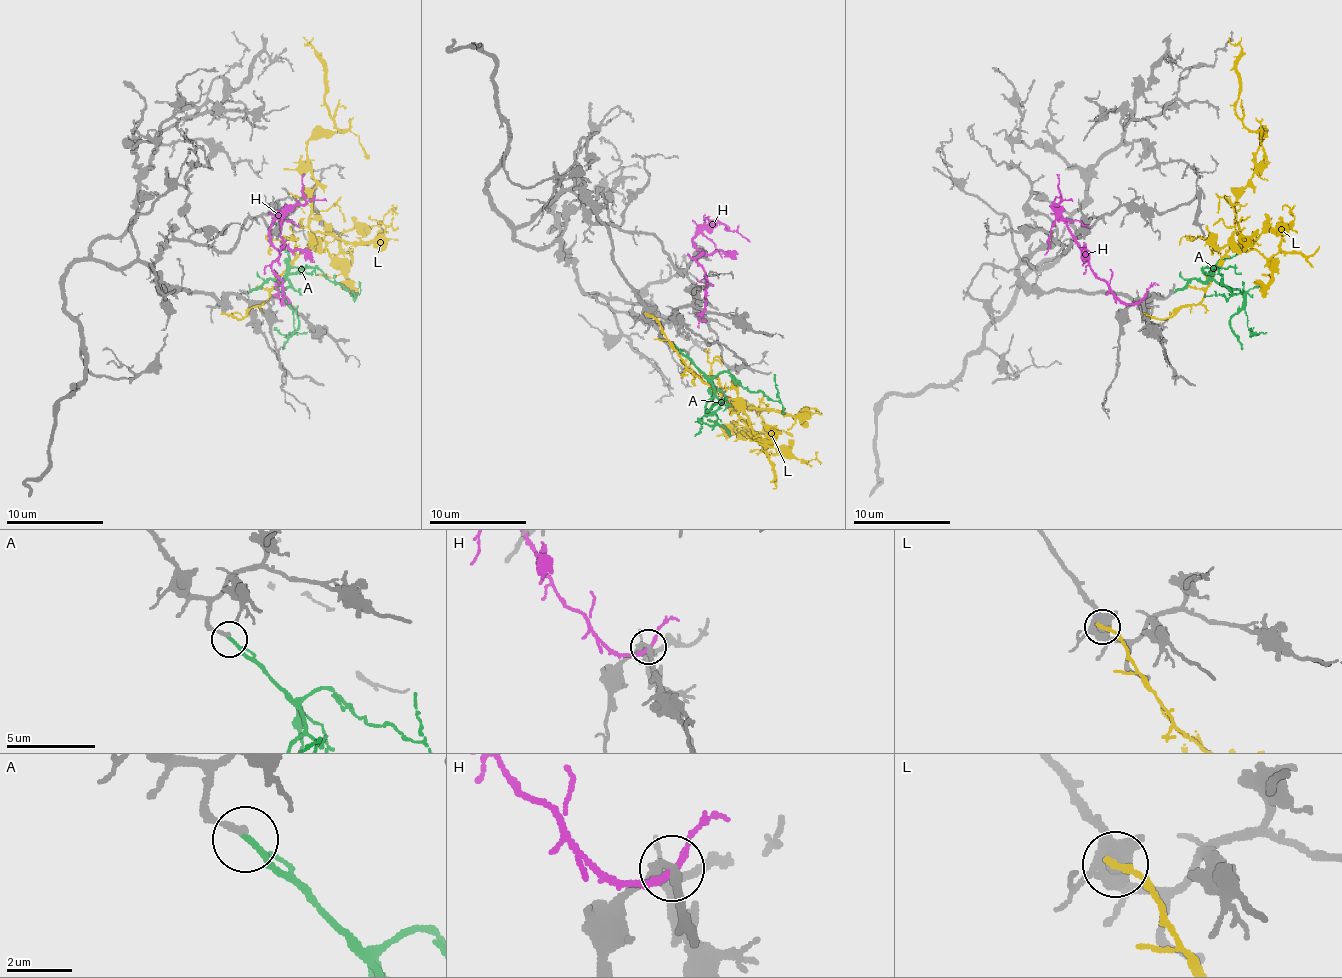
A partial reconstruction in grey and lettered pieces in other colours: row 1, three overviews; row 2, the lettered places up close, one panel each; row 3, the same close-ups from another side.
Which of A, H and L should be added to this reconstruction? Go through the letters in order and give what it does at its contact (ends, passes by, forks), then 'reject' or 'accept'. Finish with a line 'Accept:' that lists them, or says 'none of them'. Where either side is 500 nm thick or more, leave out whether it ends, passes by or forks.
A: it ends; accept
H: it passes by; reject
L: it ends; reject
Accept: A

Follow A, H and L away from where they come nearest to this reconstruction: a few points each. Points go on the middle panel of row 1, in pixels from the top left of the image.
A: (674, 344), (708, 376), (727, 371), (742, 386), (778, 400), (773, 373)
H: (703, 310), (705, 271), (695, 262), (703, 252), (693, 242), (720, 223), (729, 230), (725, 228), (727, 225)
L: (647, 315), (686, 366), (737, 403), (734, 432), (763, 427), (751, 405), (742, 410), (727, 398)

